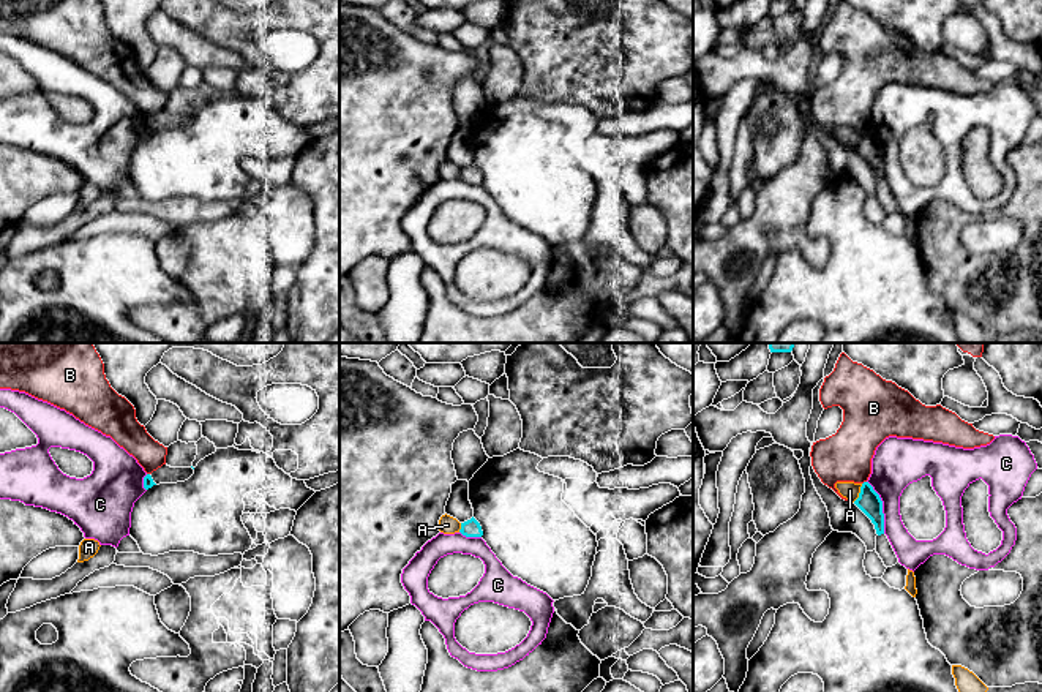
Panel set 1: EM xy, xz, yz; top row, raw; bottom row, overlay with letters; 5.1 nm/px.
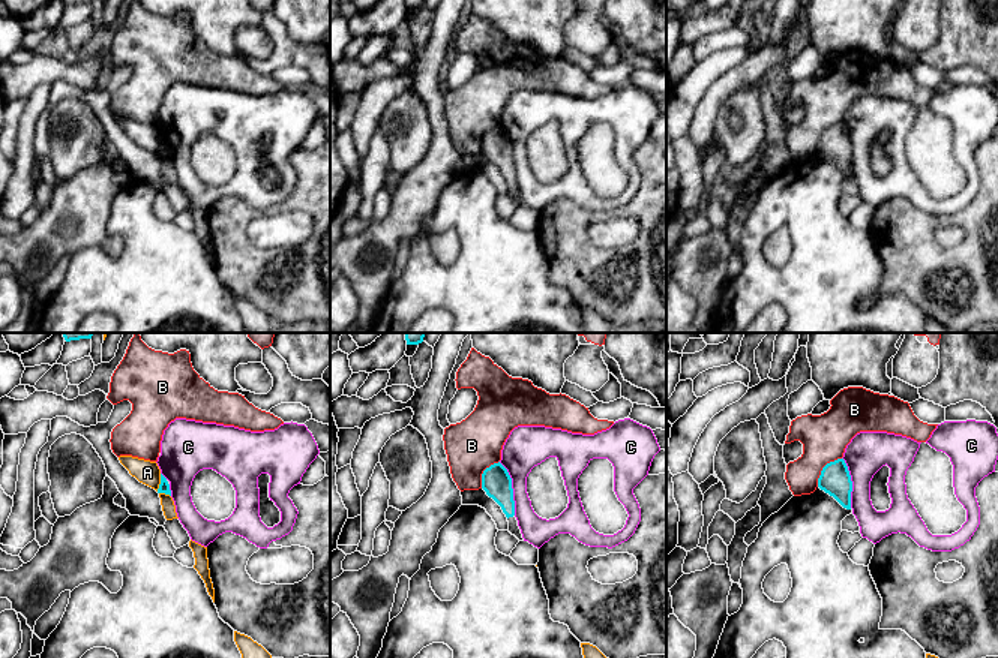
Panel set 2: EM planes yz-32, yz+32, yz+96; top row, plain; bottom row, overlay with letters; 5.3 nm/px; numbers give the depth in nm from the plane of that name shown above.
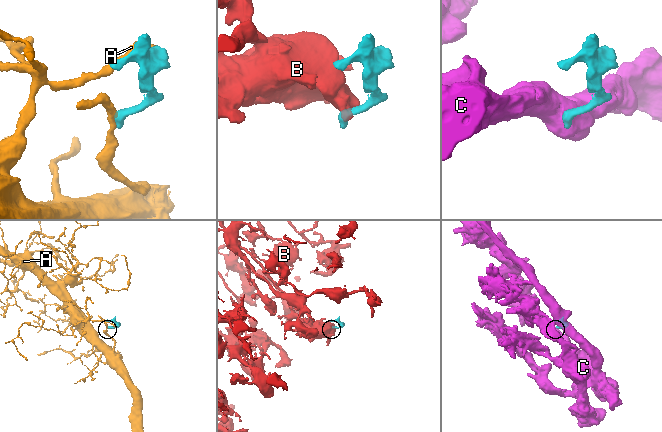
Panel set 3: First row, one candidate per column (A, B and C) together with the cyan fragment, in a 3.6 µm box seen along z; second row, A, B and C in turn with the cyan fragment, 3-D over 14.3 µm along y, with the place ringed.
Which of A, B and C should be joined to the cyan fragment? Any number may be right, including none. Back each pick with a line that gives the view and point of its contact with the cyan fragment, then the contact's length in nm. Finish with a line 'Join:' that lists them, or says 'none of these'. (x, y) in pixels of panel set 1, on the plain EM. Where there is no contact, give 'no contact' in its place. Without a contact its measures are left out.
Join: none of these

